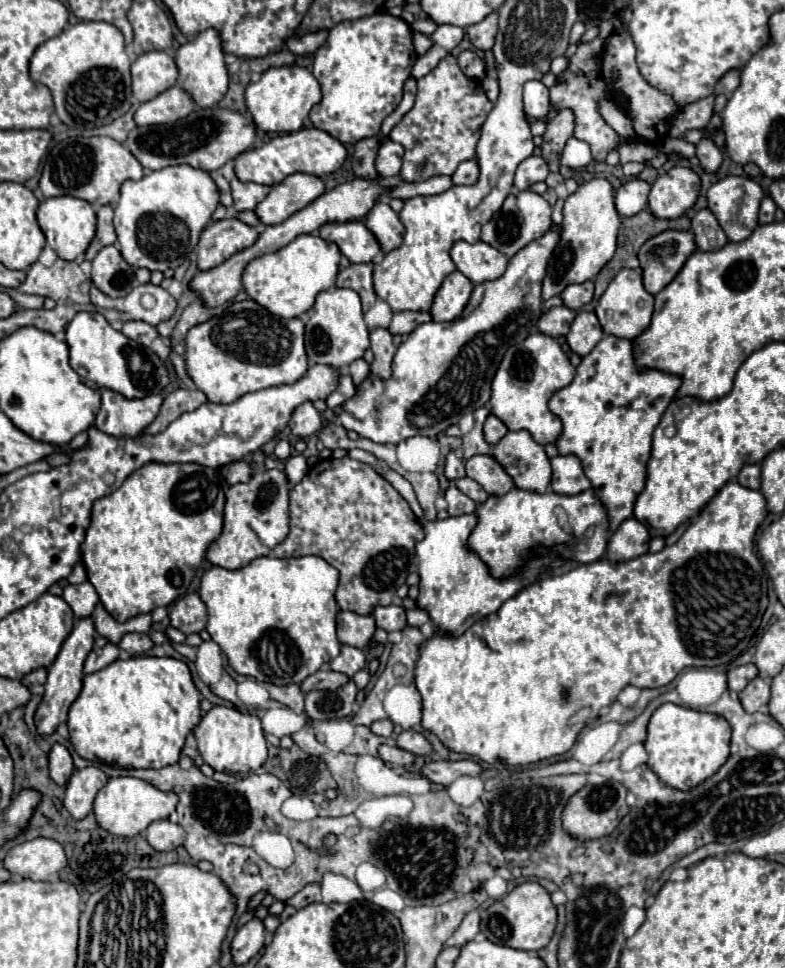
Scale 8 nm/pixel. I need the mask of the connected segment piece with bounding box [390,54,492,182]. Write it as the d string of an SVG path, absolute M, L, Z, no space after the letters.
M448 54L432 72L418 78L414 108L390 132L390 140L404 146L404 168L398 178L404 182L424 182L432 176L454 174L460 162L474 158L480 128L490 110L492 102L486 98L480 82L466 78L456 58Z

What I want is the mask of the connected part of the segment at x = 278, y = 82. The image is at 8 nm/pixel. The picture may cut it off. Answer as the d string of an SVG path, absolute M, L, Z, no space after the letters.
M282 66L270 68L262 74L262 78L246 88L246 104L256 122L256 126L264 132L296 132L302 128L304 118L322 98L320 84L314 74L304 66Z

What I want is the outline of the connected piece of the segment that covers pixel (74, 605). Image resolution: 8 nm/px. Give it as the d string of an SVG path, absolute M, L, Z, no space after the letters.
M82 582L82 584L76 584L76 586L72 586L72 584L66 586L62 598L70 604L76 618L90 616L94 612L96 602L98 602L98 594L94 594L94 586L90 582Z

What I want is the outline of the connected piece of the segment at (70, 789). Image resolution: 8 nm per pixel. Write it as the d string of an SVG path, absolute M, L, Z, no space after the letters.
M88 766L84 770L74 770L72 778L68 780L66 798L64 798L64 806L68 808L68 812L76 820L84 818L92 810L94 798L106 782L108 782L108 776L96 766Z

